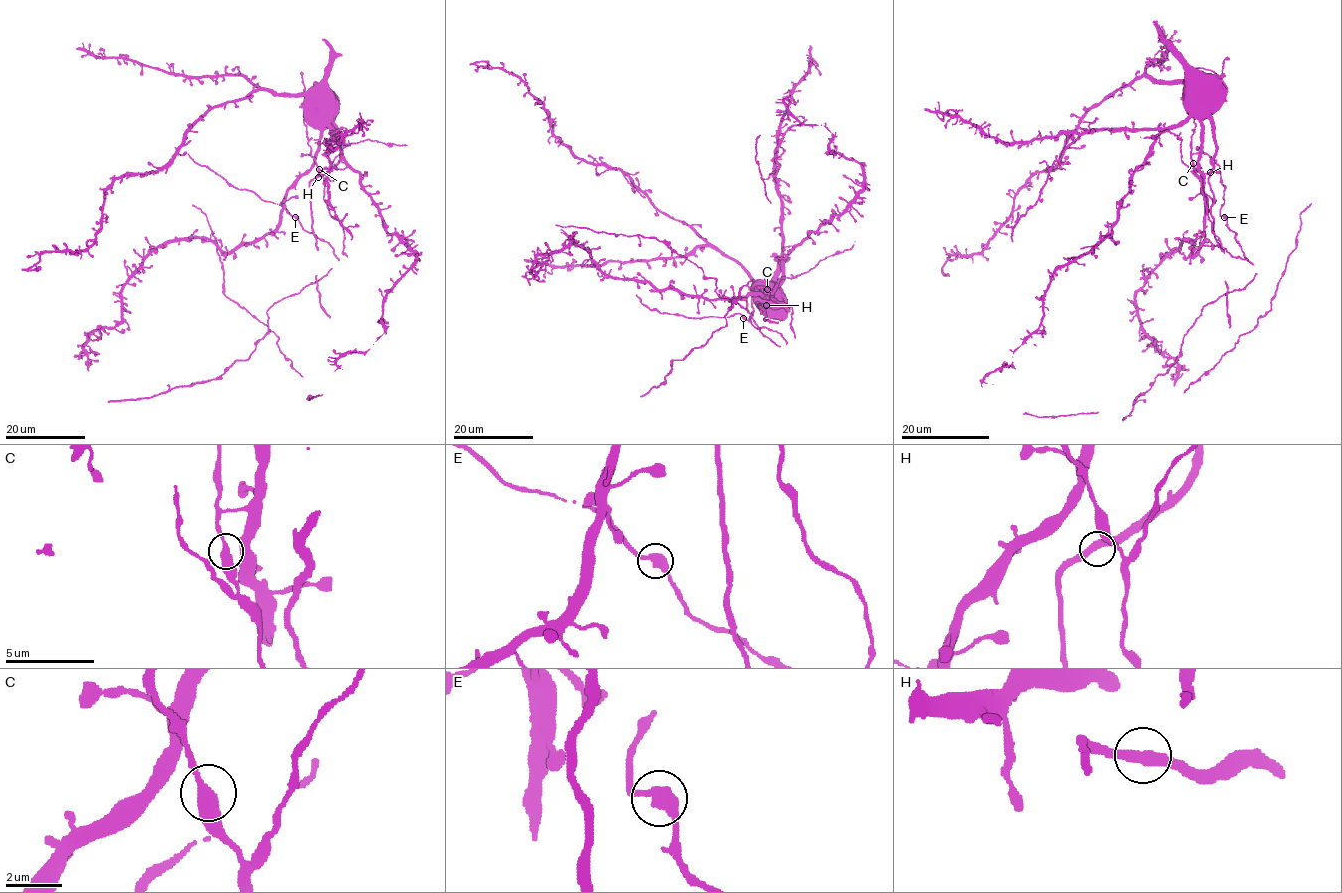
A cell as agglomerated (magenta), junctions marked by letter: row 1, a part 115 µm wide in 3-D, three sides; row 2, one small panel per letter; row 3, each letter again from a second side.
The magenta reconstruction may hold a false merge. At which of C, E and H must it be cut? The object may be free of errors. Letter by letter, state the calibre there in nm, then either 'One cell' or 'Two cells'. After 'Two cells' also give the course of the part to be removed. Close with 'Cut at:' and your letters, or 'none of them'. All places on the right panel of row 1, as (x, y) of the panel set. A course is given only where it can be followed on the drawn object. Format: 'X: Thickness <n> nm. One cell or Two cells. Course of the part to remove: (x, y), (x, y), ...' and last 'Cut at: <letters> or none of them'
C: Thickness 400 nm. One cell
E: Thickness 440 nm. One cell
H: Thickness 400 nm. One cell
Cut at: none of them

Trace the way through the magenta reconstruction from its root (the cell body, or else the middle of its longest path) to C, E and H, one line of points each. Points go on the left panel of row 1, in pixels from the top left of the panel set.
C: (316, 103), (308, 106), (304, 125), (311, 156), (319, 169)
E: (316, 103), (314, 108), (320, 114), (321, 124), (320, 150), (315, 163), (283, 199), (283, 206), (296, 217)
H: (316, 103), (331, 117), (340, 148), (340, 161), (318, 177)

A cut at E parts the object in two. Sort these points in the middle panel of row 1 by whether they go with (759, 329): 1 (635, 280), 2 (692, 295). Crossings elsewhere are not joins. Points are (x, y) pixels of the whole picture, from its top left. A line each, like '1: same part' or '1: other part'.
1: same part
2: same part

